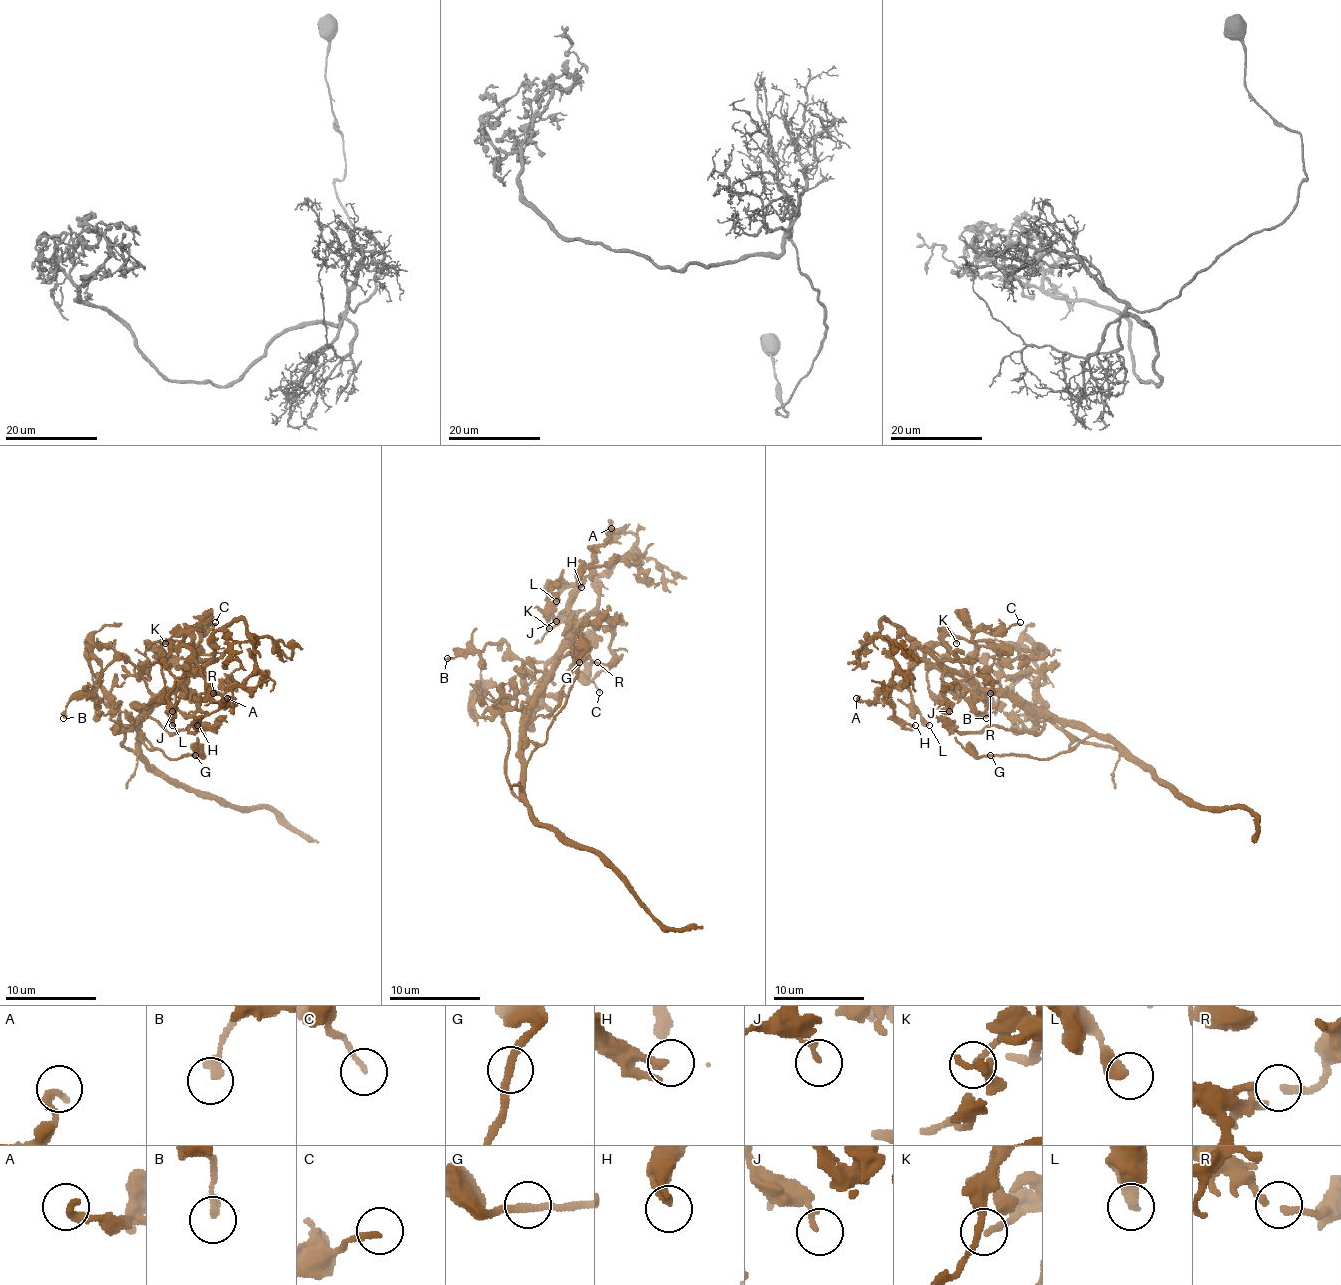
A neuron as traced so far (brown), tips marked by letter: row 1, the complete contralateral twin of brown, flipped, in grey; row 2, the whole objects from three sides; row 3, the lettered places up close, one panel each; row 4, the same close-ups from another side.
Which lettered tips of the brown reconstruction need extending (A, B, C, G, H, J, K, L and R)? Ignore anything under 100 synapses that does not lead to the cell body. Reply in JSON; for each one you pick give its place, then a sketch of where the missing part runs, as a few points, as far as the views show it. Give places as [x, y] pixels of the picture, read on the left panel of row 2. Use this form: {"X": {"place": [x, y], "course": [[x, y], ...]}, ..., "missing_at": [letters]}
{"missing_at": []}

